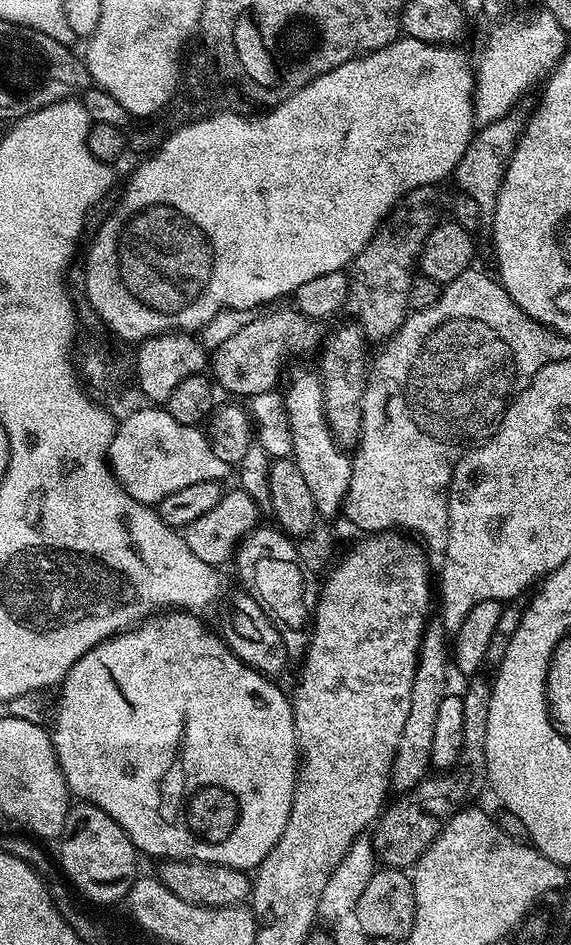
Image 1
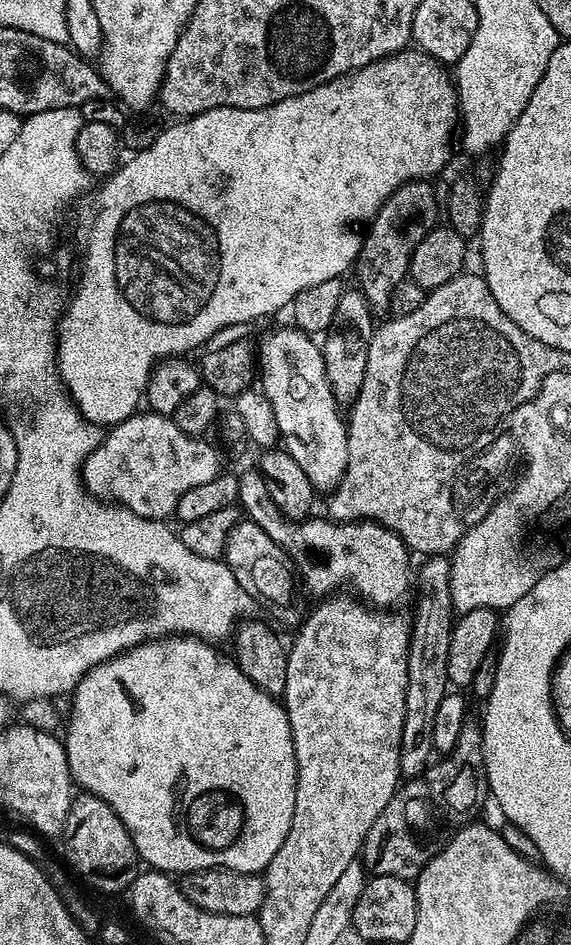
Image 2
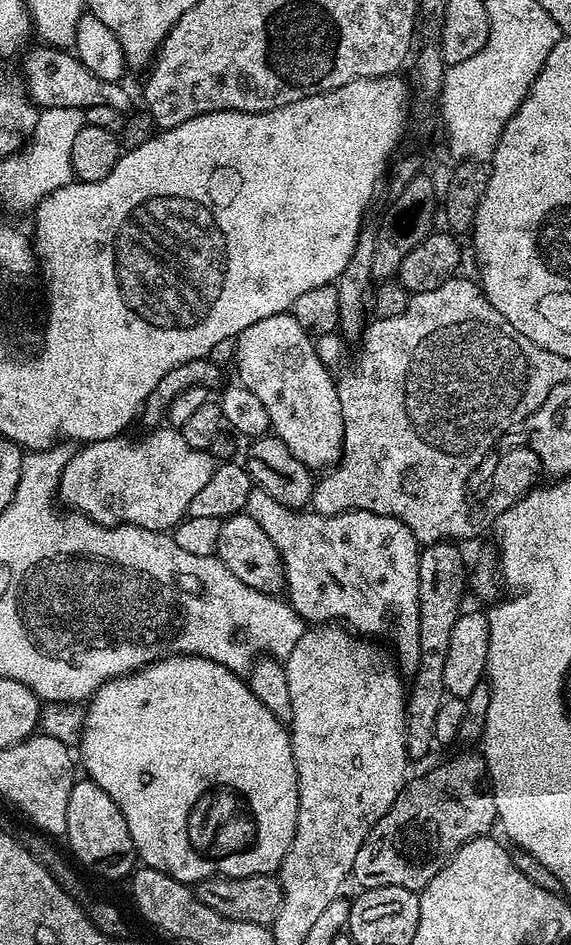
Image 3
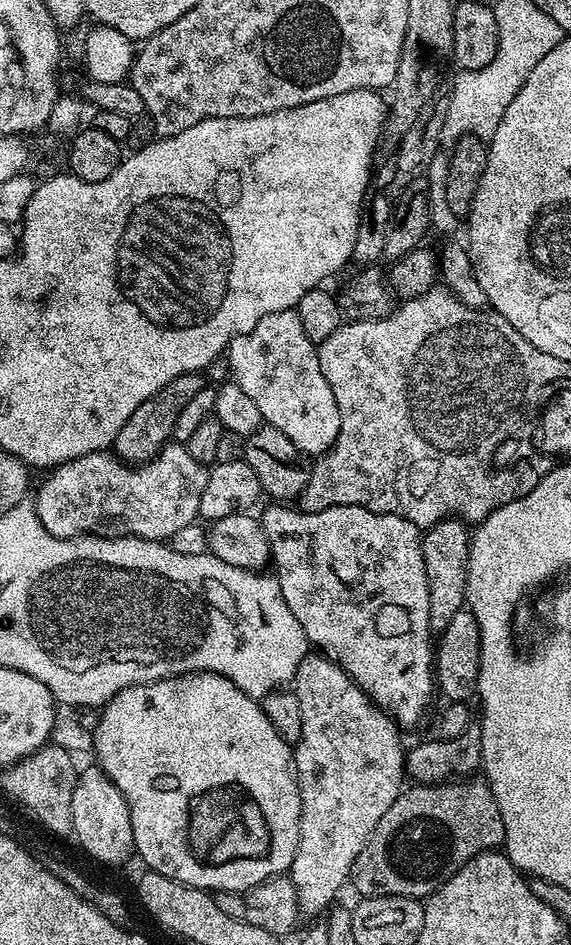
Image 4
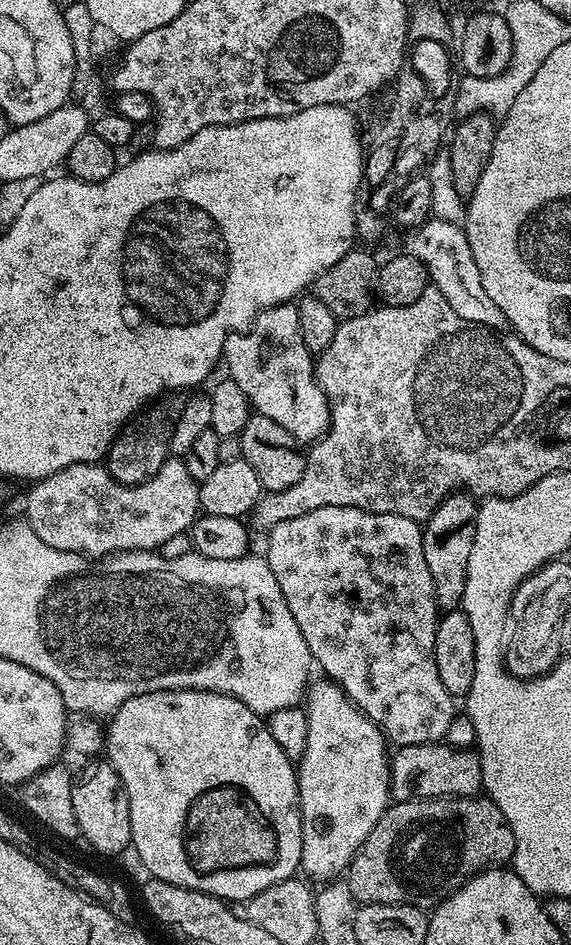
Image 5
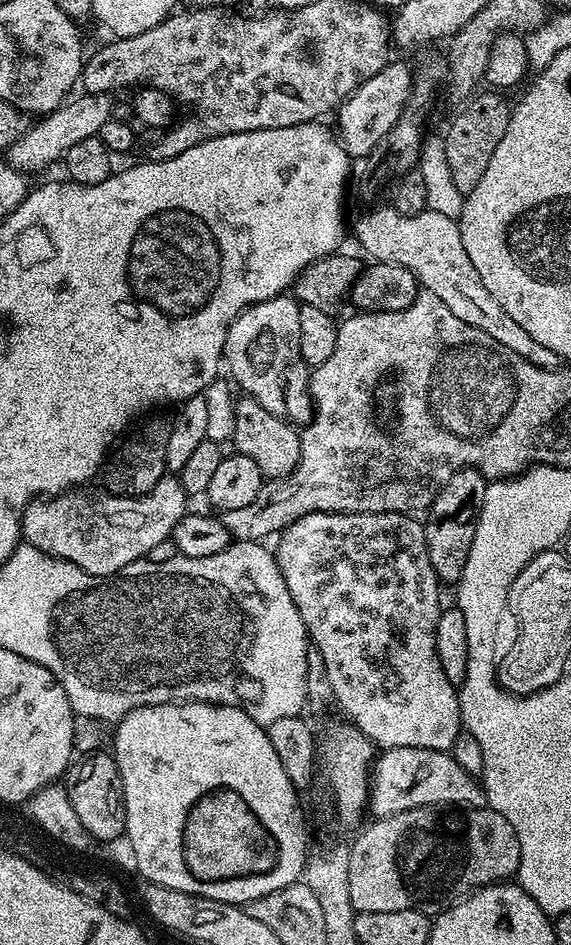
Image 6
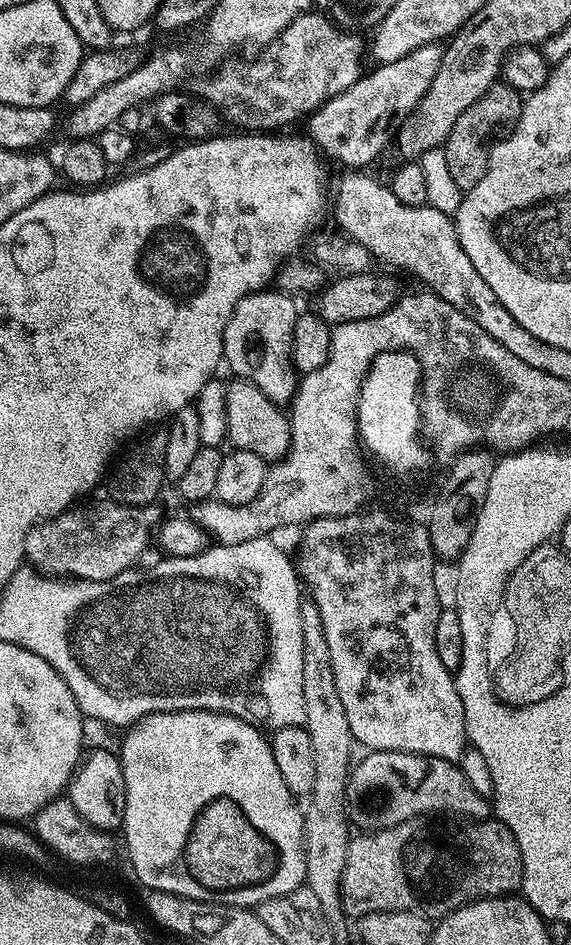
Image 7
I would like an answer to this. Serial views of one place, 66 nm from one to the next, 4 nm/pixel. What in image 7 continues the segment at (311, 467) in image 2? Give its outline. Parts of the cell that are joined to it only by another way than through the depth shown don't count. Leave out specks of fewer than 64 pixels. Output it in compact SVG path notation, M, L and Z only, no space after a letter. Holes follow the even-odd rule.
M279 290L251 292L238 302L222 341L222 360L232 367L231 375L249 380L266 398L281 406L287 405L296 394L298 373L292 366L292 335L298 315L293 297Z

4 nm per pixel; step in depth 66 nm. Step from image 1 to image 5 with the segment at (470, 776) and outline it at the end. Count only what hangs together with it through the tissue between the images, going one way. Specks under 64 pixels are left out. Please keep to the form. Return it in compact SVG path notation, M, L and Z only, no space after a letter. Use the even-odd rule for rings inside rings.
M487 795L449 796L435 800L401 800L393 803L378 818L378 826L370 830L370 838L362 842L358 854L348 865L346 881L357 905L412 904L431 910L456 892L472 876L486 868L504 866L514 854L514 830L506 822L502 810Z

